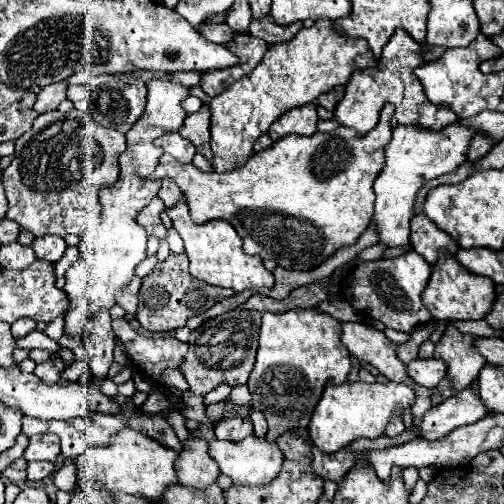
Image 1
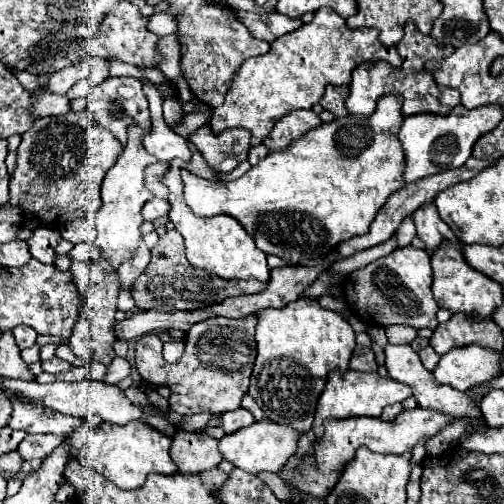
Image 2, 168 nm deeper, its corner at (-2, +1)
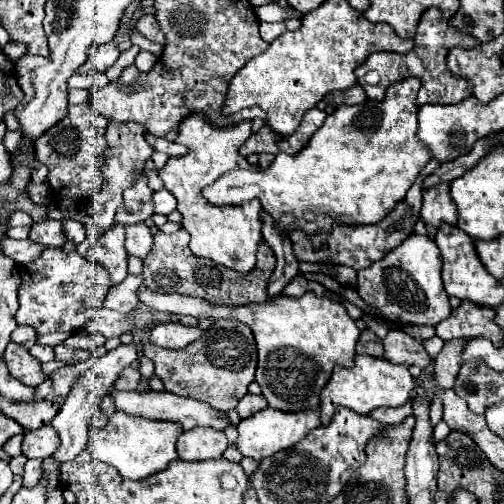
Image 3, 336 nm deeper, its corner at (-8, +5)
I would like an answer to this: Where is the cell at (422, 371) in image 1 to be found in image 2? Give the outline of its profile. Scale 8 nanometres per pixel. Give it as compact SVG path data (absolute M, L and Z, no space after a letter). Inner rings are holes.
M478 345L454 349L440 357L432 375L438 383L466 391L478 383L490 381L500 373L500 353L488 353Z

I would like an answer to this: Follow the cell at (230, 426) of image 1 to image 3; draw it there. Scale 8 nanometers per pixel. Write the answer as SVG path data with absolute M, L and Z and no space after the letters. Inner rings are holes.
M246 393L246 395L240 399L236 411L238 411L240 419L248 419L250 415L254 415L254 413L266 409L266 407L268 407L268 403L266 403L264 395L250 395L250 393Z

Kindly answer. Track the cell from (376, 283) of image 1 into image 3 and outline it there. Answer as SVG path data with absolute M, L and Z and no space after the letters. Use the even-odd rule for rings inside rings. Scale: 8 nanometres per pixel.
M412 235L404 245L398 245L384 259L376 261L376 265L358 271L358 293L388 321L400 325L438 325L448 319L452 311L440 279L440 269L442 255L434 241L430 237Z

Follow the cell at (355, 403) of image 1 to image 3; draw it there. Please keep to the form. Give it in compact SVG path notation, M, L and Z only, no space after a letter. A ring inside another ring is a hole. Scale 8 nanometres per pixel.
M356 355L352 369L336 367L330 381L324 385L320 393L320 413L322 425L328 425L336 407L348 407L356 413L370 413L376 407L400 407L410 399L410 389L414 385L414 377L408 371L408 365L396 365L388 359L370 357L370 355Z

